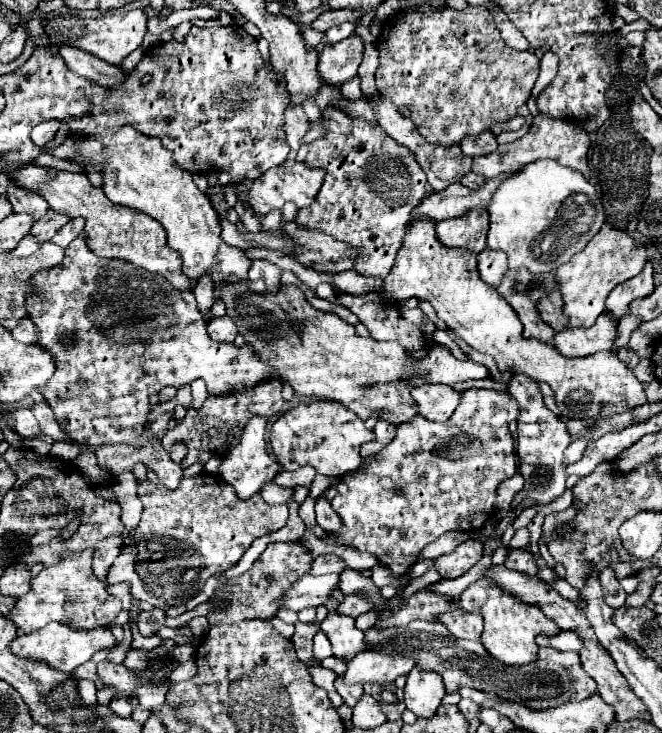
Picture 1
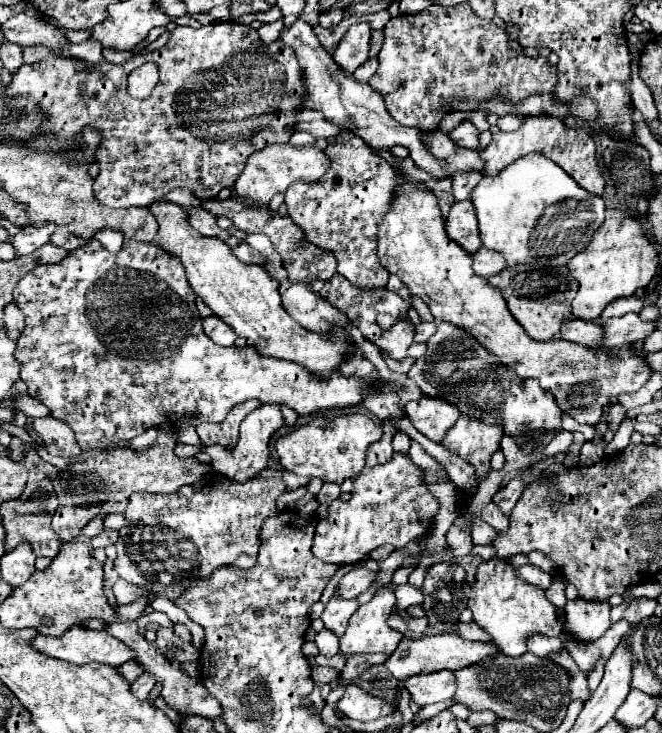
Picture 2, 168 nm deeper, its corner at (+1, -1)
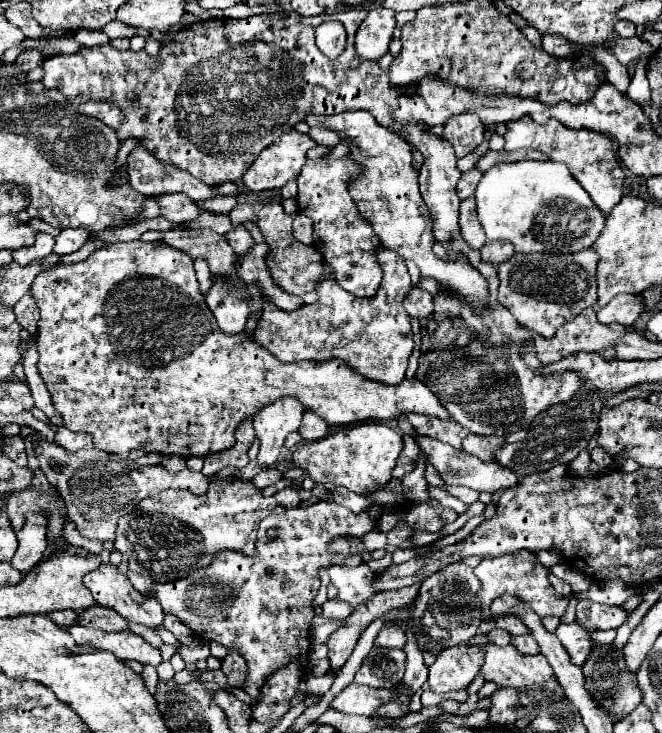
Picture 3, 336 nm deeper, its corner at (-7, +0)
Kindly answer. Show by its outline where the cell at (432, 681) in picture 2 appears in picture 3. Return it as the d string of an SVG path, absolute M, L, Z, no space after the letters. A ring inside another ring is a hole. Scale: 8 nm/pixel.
M465 644L443 650L429 666L429 686L437 694L463 690L477 676L481 664L479 646Z

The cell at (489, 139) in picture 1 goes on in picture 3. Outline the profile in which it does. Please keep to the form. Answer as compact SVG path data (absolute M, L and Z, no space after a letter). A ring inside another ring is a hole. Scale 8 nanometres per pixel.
M459 114L457 118L449 118L443 130L443 138L451 142L457 158L473 152L483 140L485 126L477 118L477 114Z

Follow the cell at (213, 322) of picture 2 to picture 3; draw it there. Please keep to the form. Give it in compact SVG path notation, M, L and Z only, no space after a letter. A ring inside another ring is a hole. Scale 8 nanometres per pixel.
M213 282L211 290L205 296L205 302L207 302L209 310L215 314L215 320L219 324L221 332L241 334L245 330L245 324L249 318L249 306L245 306L245 300L241 298L241 294L237 294L237 290L233 290L233 286L225 286L225 282Z

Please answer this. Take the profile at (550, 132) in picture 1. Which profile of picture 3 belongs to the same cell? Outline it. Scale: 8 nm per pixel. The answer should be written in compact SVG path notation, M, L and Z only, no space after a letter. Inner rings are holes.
M521 118L517 122L507 122L505 132L505 148L507 152L513 152L517 148L533 148L549 156L549 160L557 160L567 164L573 178L589 192L591 200L609 214L613 206L623 196L623 180L625 174L619 168L619 160L613 152L613 142L605 134L597 134L593 130L573 130L567 126L561 126L561 122L547 122L545 126L537 126L531 118Z

